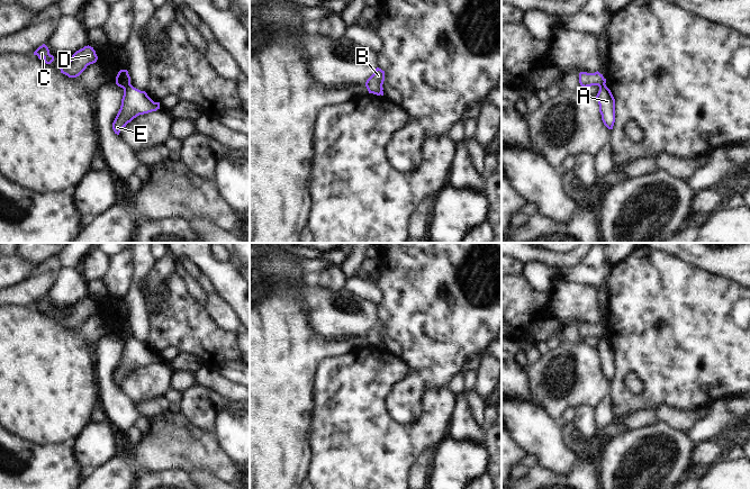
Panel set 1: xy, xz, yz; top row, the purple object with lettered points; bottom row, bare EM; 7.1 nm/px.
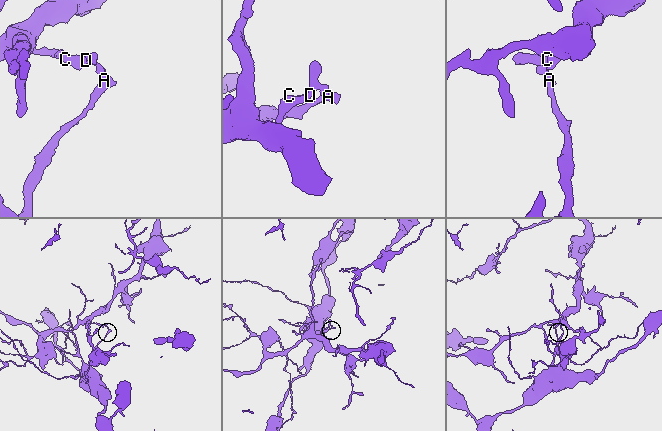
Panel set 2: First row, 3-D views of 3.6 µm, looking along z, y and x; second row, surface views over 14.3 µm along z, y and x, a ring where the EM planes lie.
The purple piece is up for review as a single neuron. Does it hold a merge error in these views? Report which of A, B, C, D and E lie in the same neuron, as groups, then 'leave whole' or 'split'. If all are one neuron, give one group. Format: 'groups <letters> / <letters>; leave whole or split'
groups A E / B C D; split

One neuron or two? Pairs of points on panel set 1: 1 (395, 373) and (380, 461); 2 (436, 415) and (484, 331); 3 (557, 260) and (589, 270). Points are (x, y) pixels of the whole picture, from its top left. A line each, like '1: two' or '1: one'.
1: one
2: two
3: two

